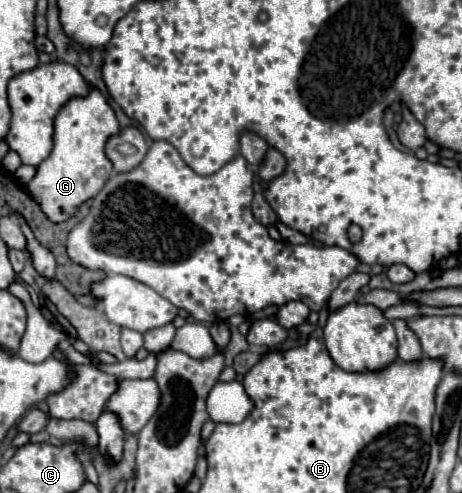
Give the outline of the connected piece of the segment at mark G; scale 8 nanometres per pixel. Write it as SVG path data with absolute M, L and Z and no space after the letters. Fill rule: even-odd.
M91 90L85 98L73 98L59 110L55 118L53 150L49 158L37 166L35 178L27 184L31 198L53 224L61 224L75 216L79 206L89 198L95 198L95 194L107 184L113 166L105 154L105 144L117 132L119 124L115 112L99 90Z

